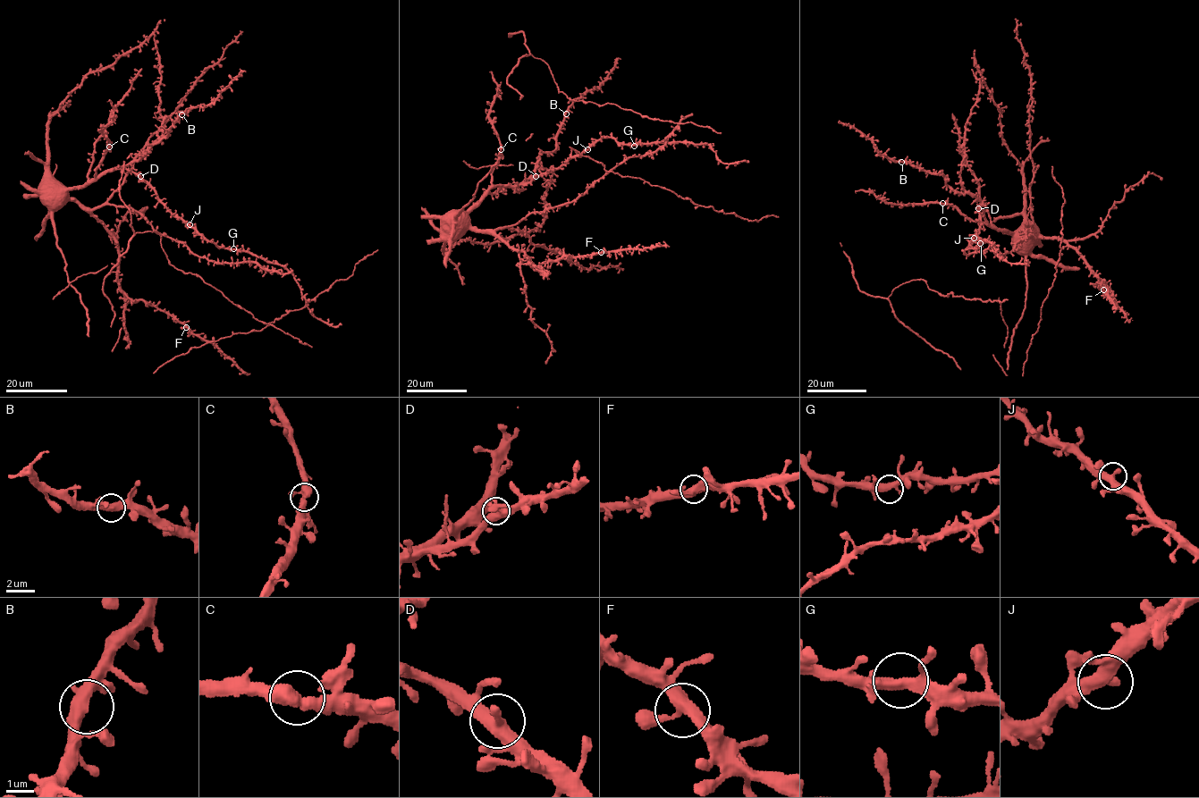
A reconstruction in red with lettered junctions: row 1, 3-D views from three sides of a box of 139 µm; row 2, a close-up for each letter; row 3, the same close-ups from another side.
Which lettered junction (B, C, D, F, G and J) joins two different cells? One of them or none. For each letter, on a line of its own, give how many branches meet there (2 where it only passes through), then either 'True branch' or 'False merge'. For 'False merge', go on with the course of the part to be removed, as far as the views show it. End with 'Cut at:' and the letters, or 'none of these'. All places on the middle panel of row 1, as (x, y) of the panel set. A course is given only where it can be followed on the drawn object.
B: Branches: 3. True branch
C: Branches: 3. True branch
D: Branches: 3. True branch
F: Branches: 3. True branch
G: Branches: 3. True branch
J: Branches: 3. True branch
Cut at: none of these

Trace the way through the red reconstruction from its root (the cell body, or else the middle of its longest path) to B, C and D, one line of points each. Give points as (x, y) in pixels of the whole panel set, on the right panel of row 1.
B: (980, 244), (968, 247), (979, 230), (982, 203), (952, 190), (941, 173), (901, 162)
C: (980, 244), (968, 247), (979, 230), (978, 208), (983, 205), (984, 222), (967, 219), (942, 203)
D: (980, 244), (977, 248), (968, 247), (968, 242), (979, 230), (978, 208)

